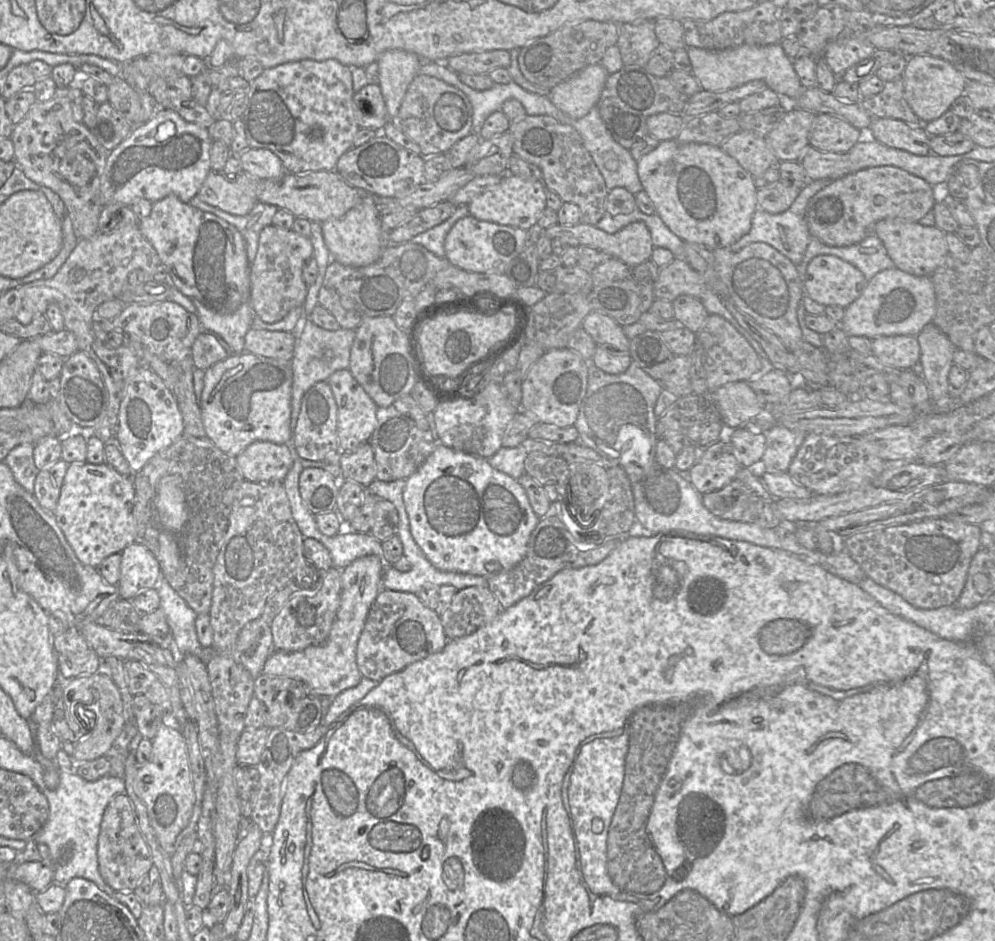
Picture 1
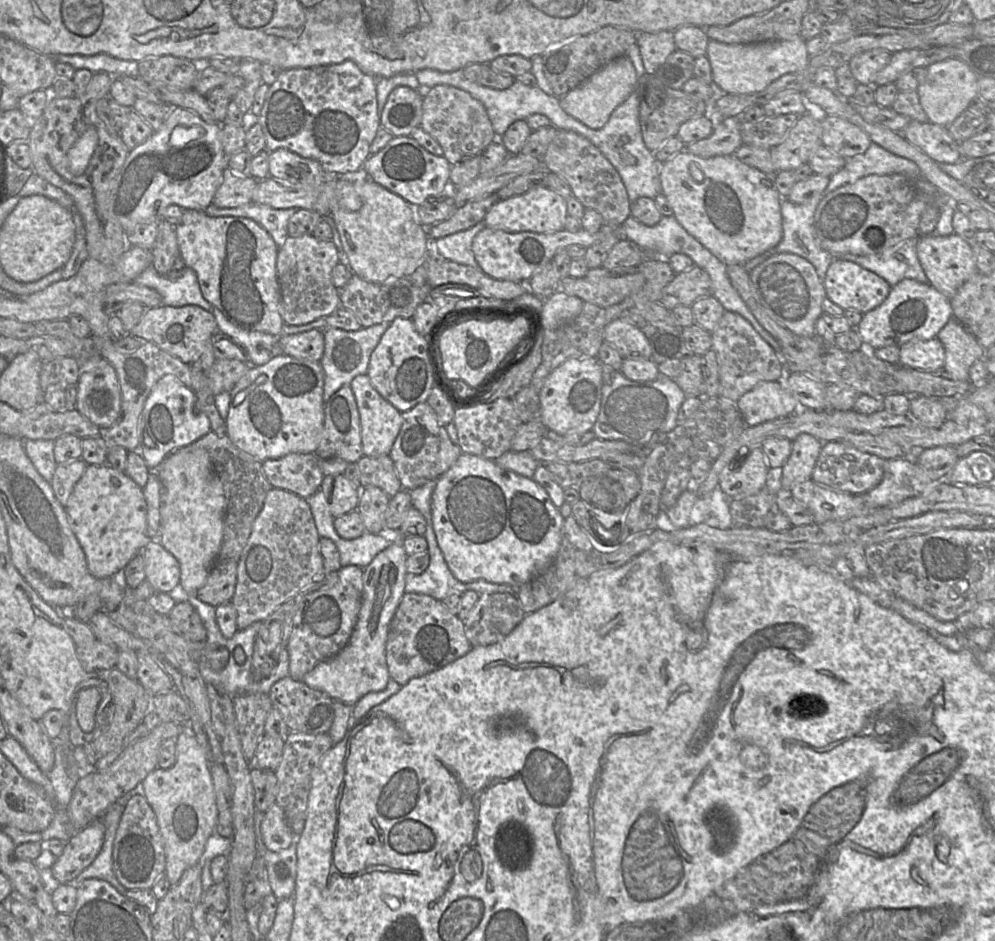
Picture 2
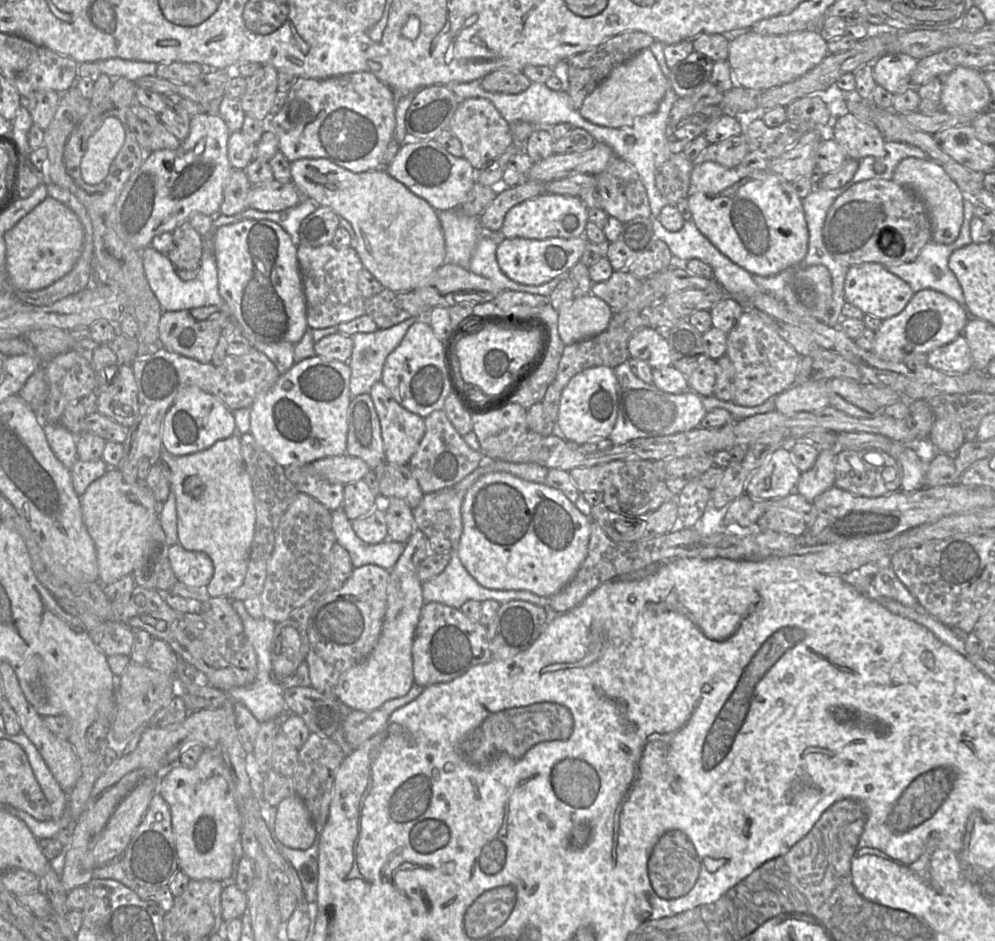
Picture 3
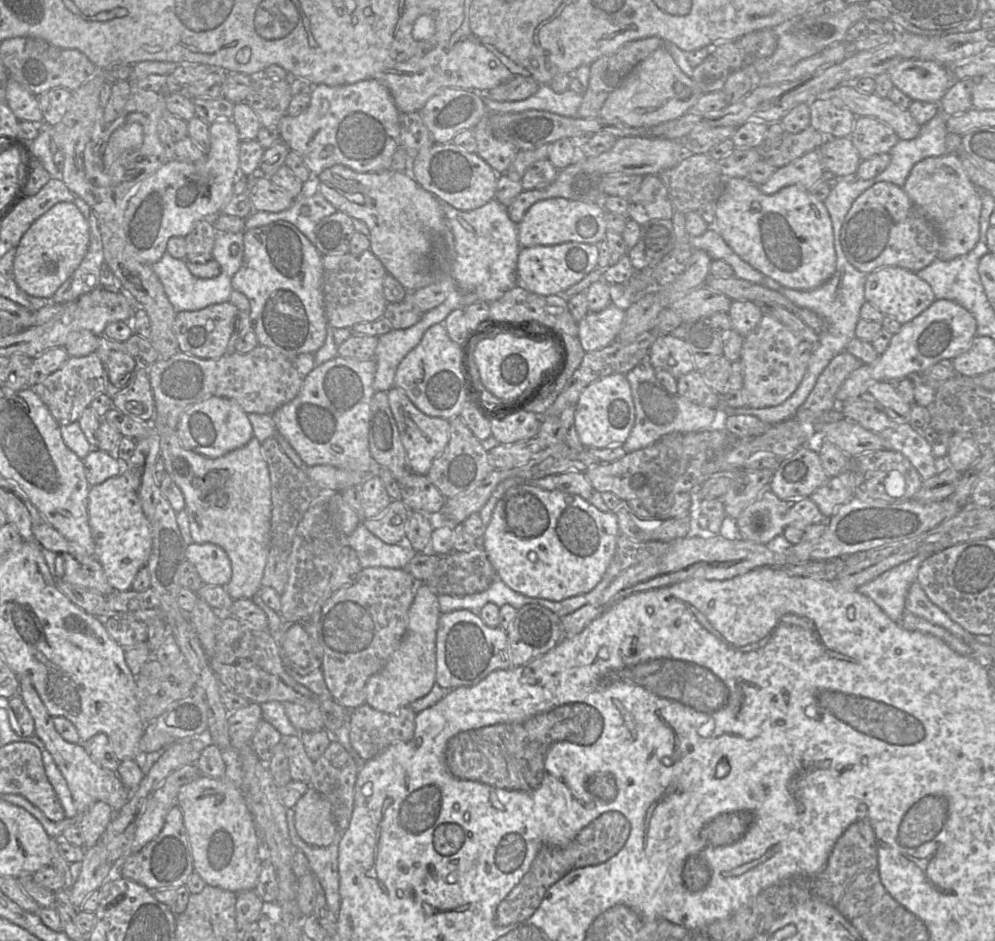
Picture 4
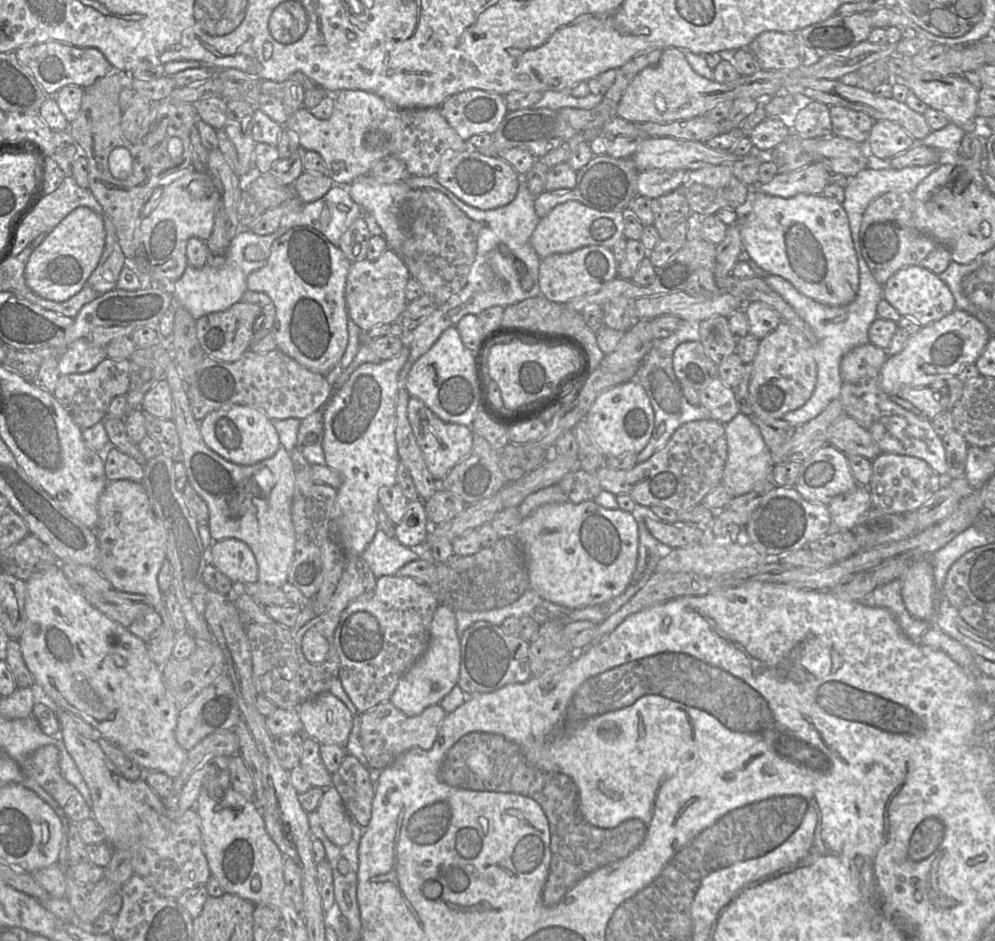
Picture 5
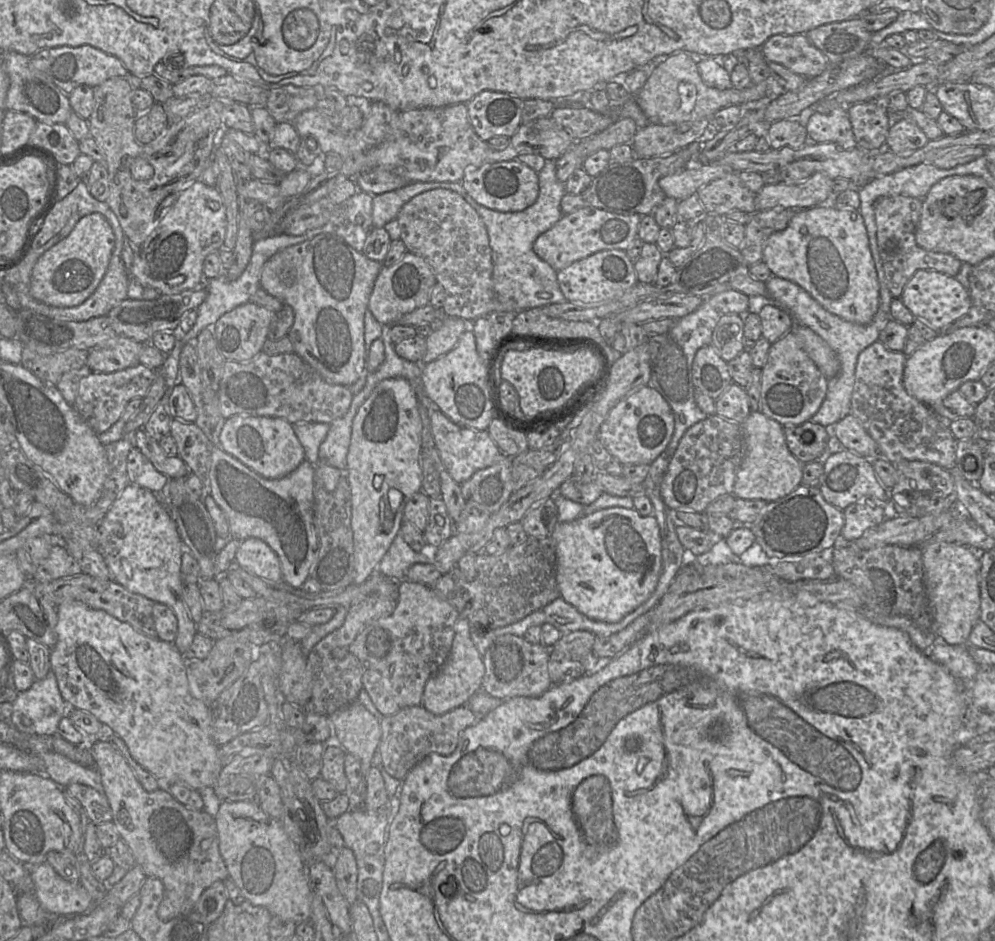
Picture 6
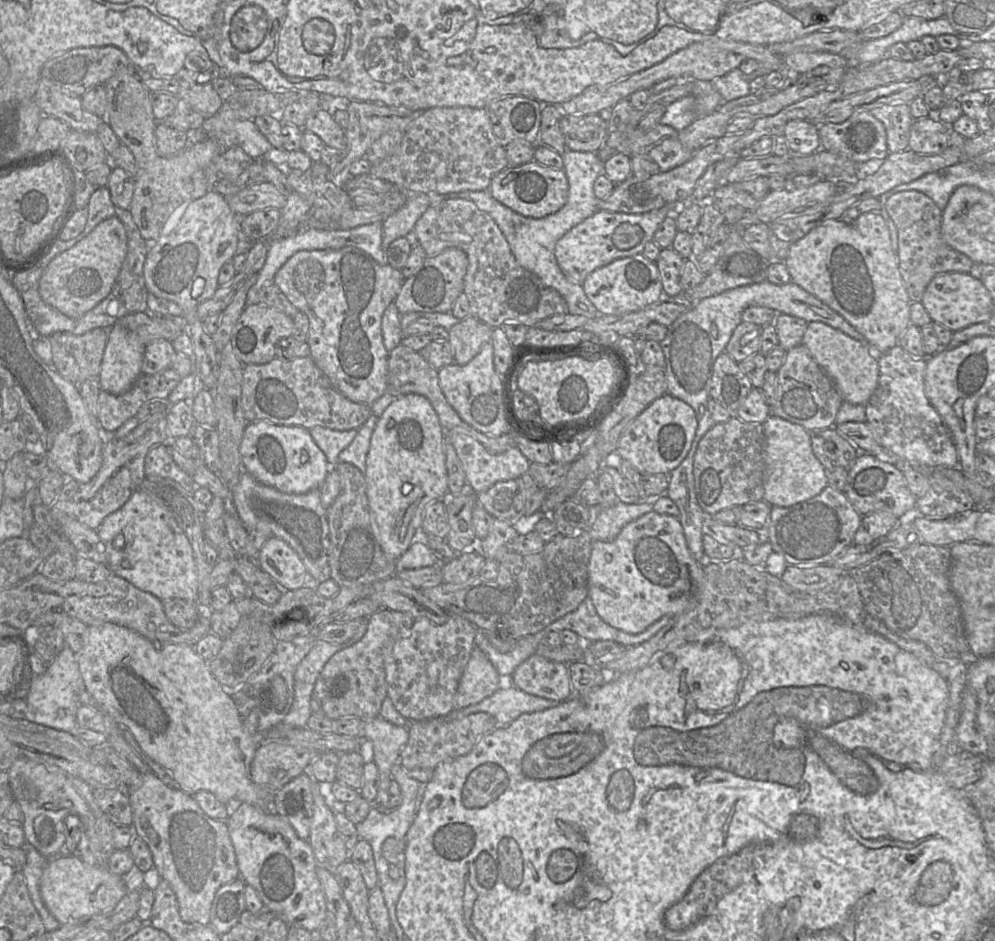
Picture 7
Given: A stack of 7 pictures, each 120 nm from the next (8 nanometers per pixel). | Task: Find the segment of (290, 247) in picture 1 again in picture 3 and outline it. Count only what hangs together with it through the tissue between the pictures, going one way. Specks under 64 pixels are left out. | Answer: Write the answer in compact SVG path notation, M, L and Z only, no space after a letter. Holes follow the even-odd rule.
M297 245L297 259L306 299L309 329L337 326L365 315L365 302L368 298L364 297L358 283L360 273L366 269L353 248Z

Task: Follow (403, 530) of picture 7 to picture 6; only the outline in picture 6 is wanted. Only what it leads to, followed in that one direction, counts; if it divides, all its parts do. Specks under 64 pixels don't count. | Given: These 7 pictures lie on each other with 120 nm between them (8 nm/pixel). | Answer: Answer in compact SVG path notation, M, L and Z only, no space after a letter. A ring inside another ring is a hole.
M391 377L379 381L358 407L351 425L346 475L351 488L351 530L355 551L354 584L362 584L378 572L379 564L399 535L404 509L410 498L422 489L420 465L422 421L419 400L409 381Z

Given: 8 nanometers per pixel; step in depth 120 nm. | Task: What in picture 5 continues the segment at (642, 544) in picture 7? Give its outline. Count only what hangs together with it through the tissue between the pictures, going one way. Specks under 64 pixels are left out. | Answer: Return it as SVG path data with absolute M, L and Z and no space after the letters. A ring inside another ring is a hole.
M593 500L545 504L522 520L515 539L524 554L531 590L550 602L585 608L620 596L633 582L639 556L639 518L621 509L604 508Z

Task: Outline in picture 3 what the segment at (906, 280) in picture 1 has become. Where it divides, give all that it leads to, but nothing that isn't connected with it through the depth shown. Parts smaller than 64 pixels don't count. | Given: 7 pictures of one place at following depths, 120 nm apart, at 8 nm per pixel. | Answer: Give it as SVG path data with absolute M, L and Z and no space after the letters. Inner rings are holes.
M932 289L915 292L905 308L896 316L884 319L875 331L873 351L885 361L901 363L909 354L928 354L956 340L968 318L965 307L954 299Z

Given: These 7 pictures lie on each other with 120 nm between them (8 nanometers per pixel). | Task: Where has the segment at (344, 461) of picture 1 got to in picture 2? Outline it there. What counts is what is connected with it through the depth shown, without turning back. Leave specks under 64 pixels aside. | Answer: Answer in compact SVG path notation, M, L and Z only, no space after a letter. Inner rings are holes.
M364 455L356 463L350 464L355 464L359 473L359 480L363 486L368 485L378 487L382 491L386 492L390 497L396 495L401 490L404 490L397 476L394 464L391 458L387 455L380 456Z

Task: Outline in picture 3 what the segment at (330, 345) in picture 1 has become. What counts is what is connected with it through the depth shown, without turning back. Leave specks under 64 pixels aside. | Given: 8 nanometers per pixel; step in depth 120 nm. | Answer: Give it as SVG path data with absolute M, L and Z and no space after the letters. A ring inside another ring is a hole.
M428 312L404 320L390 328L350 335L353 349L347 363L351 369L352 397L368 393L371 387L380 381L387 356L400 344L409 327L415 322L428 323Z

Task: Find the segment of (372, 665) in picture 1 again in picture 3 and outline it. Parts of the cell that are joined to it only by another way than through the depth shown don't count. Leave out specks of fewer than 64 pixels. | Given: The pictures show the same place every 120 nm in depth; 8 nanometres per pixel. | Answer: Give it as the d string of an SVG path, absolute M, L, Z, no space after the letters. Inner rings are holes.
M426 602L423 605L412 644L414 685L427 687L449 682L462 676L470 668L488 663L493 659L487 637L487 628L484 625L471 620L457 608L437 602Z

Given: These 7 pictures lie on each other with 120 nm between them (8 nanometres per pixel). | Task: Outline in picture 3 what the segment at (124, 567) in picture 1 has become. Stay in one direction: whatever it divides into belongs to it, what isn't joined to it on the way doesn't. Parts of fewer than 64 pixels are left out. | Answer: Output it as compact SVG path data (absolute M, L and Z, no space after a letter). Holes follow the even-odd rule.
M178 544L169 549L169 561L179 583L207 587L214 574L211 558L201 551L188 551Z

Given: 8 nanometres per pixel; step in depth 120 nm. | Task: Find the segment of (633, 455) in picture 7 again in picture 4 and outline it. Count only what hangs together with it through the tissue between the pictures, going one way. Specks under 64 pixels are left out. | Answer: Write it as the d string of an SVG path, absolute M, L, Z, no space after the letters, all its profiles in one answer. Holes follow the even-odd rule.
M612 374L589 384L574 406L574 424L585 447L607 448L623 445L635 424L635 407L626 376Z

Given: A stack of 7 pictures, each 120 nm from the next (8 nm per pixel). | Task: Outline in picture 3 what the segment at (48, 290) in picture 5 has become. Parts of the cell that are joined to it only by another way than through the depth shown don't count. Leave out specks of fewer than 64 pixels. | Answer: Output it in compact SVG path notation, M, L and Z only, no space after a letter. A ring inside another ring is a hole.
M47 197L7 231L4 239L10 282L17 289L36 291L50 286L74 267L83 249L84 231L70 208Z

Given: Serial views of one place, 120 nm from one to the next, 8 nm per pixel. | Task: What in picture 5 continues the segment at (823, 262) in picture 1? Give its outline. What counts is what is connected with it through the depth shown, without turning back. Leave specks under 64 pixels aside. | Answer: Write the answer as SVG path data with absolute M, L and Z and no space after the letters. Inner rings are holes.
M919 266L899 270L882 286L883 299L888 301L902 317L917 321L922 327L937 322L956 309L952 292L939 275Z

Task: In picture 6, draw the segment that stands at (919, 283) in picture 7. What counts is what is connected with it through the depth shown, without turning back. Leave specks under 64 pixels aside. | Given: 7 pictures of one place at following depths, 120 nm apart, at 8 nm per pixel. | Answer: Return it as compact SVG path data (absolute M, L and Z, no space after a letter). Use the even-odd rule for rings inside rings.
M904 195L883 196L875 202L876 247L882 262L885 283L894 298L900 299L905 285L918 270L935 270L955 277L962 265L952 254L925 250L917 244L915 232L922 206L922 200Z

